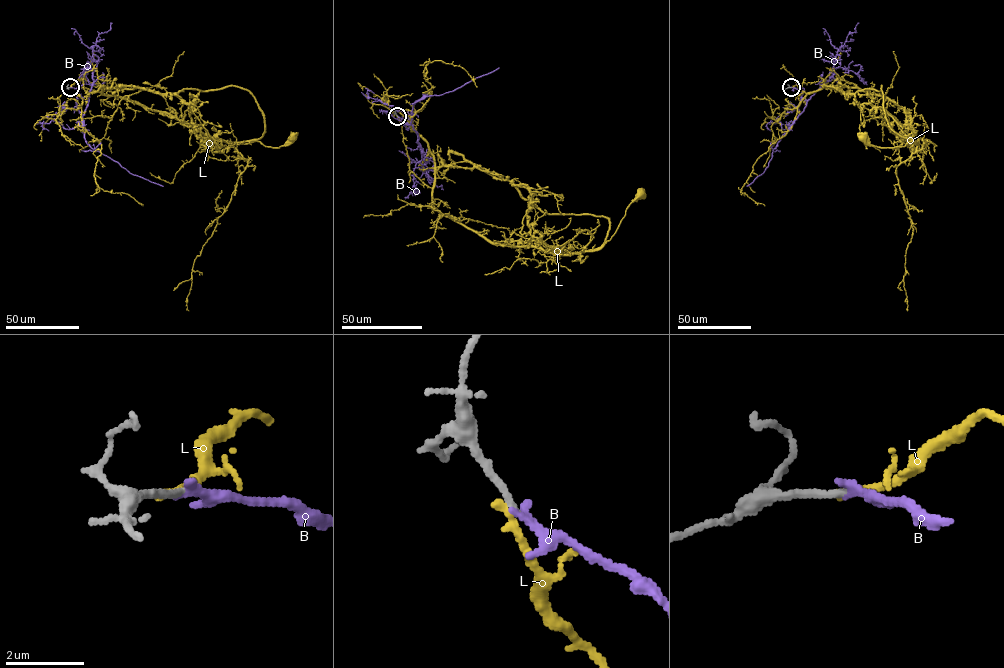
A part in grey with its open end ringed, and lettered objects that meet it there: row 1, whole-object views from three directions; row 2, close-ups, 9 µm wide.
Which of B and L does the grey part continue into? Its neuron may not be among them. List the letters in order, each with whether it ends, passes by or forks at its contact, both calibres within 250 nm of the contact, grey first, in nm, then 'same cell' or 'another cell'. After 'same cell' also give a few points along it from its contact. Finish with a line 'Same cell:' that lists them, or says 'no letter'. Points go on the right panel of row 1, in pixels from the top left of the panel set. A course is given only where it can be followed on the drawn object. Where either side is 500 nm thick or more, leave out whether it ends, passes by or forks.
B: it ends | 170/240 nm | same cell | via (791, 87), (804, 90), (798, 117), (773, 149), (764, 171), (747, 186)
L: it ends | 180/240 nm | another cell
Same cell: B

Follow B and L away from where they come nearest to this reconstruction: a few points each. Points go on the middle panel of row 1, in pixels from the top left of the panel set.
B: (397, 116), (408, 123), (408, 130), (404, 125), (410, 123), (415, 102), (424, 96), (453, 91), (499, 68)
L: (397, 115), (409, 169), (431, 189), (434, 205), (493, 242), (535, 246), (560, 254), (599, 249), (640, 193)

